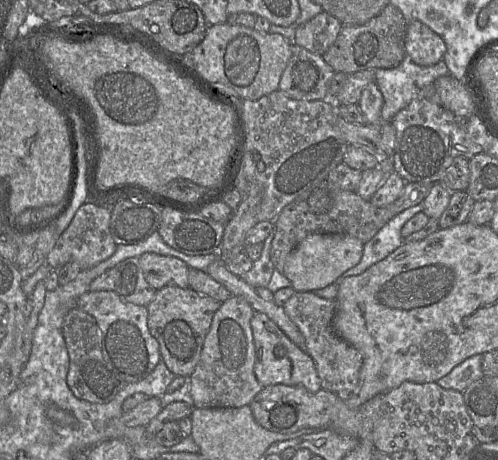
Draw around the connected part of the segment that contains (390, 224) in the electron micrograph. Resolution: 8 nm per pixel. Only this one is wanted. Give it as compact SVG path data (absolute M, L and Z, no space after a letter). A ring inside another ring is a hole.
M423 202L412 206L390 219L368 242L364 244L363 254L359 263L344 272L339 280L356 276L373 264L386 258L402 243L401 229L415 214L423 211Z

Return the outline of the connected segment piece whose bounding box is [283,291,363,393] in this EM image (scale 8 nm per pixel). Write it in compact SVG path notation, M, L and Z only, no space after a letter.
M295 292L283 305L289 318L297 325L305 338L305 352L313 359L321 380L322 389L337 393L355 391L363 364L361 353L338 336L332 326L336 311L335 299L325 299L314 292Z

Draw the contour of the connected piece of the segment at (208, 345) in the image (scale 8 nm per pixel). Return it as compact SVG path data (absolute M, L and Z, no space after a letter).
M231 296L215 312L200 361L190 376L194 408L238 408L249 405L263 389L254 374L255 344L251 319L256 311L242 297Z

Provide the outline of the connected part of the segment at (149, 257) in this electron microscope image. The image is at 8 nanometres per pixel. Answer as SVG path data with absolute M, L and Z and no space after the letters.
M145 252L139 256L140 266L146 281L156 290L167 285L188 288L189 266L173 256Z

